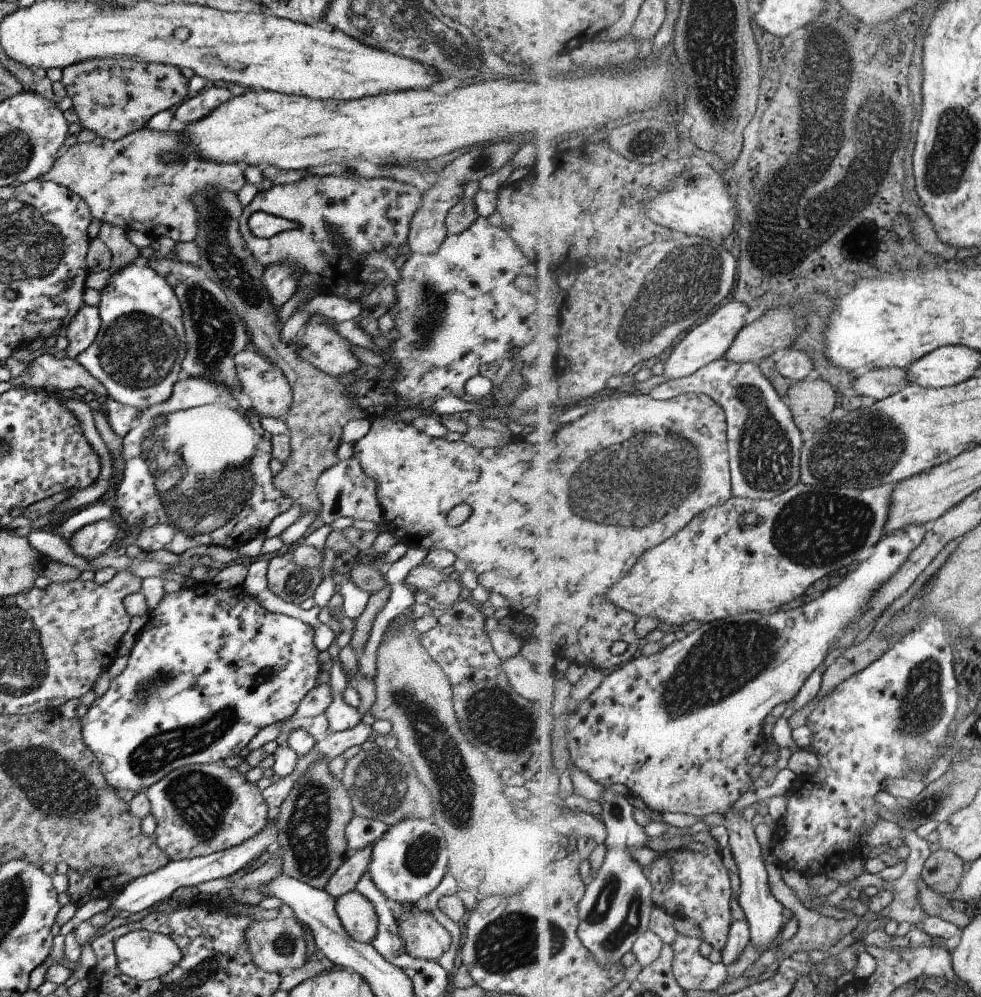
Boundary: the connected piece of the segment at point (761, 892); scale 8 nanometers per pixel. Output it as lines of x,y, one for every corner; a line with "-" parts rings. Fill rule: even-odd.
753,789
744,794
724,816
725,827
729,834
729,846
731,847
735,862
737,863
740,877
739,902
743,907
746,919
752,930
752,942
760,949
767,950
773,946
772,942
781,934
786,925
785,907
771,894
767,868
761,856
761,844
755,836
755,822
747,822
741,815
741,810
747,806
753,806
760,801
757,790

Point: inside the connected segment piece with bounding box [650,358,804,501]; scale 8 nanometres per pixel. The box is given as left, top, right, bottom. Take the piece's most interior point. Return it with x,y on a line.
765,443

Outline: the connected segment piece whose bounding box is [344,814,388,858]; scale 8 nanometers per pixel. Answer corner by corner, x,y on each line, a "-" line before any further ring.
352,814
344,828
345,858
350,857
356,850
372,845
387,827
381,821

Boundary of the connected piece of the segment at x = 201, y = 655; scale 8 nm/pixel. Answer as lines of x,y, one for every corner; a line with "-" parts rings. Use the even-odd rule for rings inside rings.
242,585
231,587
229,590
213,590
211,594
205,592
205,586
180,588
172,593
163,593
148,614
147,621
128,654
124,670
111,680
105,694
95,699
86,708
85,714
78,719
82,741
95,756
100,773
107,784
120,795
126,790
143,791
173,769
185,765
214,763
228,756
235,756
241,748
247,746
259,729
293,716
301,699
316,685
315,680
321,670
317,663
318,650
314,646
310,626
288,615
267,612
245,592

